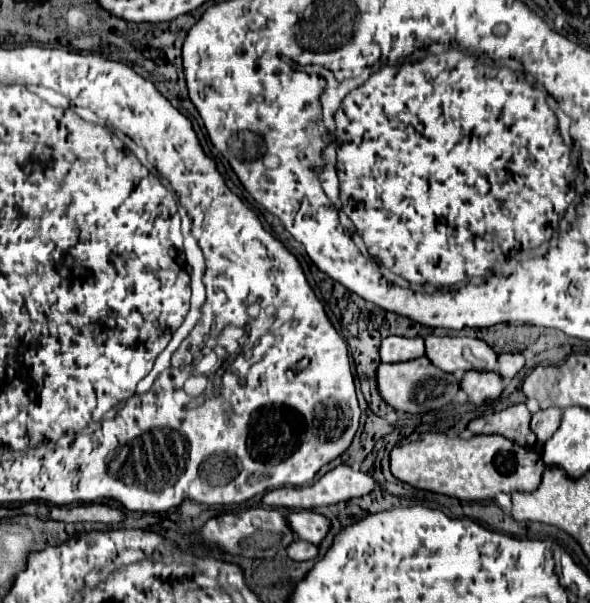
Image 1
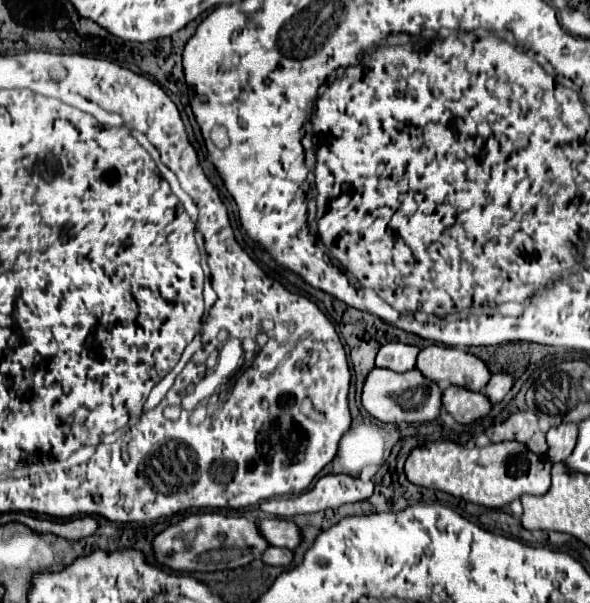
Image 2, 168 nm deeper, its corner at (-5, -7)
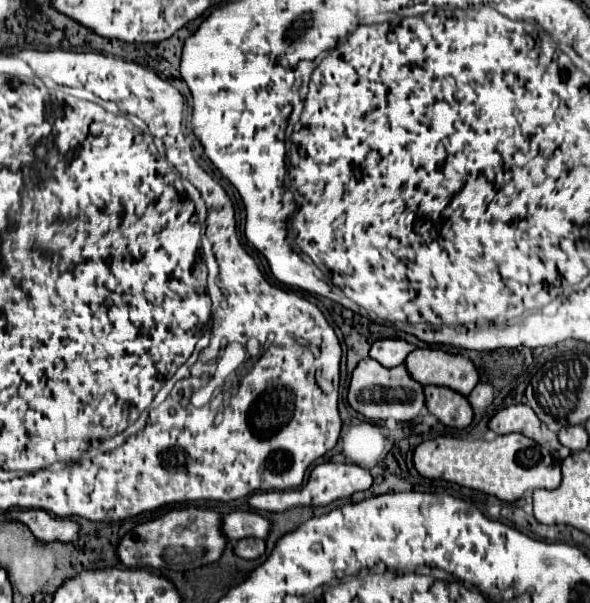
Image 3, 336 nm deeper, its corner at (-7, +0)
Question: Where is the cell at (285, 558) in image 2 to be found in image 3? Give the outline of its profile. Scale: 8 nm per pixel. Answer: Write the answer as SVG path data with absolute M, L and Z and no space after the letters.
M242 539L234 543L234 553L242 559L256 559L264 553L264 541L262 539Z

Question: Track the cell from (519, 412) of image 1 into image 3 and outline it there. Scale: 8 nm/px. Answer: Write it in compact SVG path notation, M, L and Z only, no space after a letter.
M510 405L506 409L500 409L488 423L488 427L498 433L522 433L530 439L534 439L538 445L546 447L554 459L564 461L570 455L570 449L566 449L554 431L550 431L528 405Z

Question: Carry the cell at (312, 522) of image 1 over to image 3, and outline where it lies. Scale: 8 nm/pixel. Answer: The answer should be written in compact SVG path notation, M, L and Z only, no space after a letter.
M234 511L222 517L220 529L228 541L238 541L244 537L264 539L268 535L268 519L254 511Z

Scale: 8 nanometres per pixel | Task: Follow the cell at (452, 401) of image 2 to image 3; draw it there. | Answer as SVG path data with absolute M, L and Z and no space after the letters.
M426 385L424 397L426 397L428 411L442 425L456 427L456 429L464 429L470 425L474 411L470 409L470 405L466 405L466 397L462 397L460 393L436 385Z

